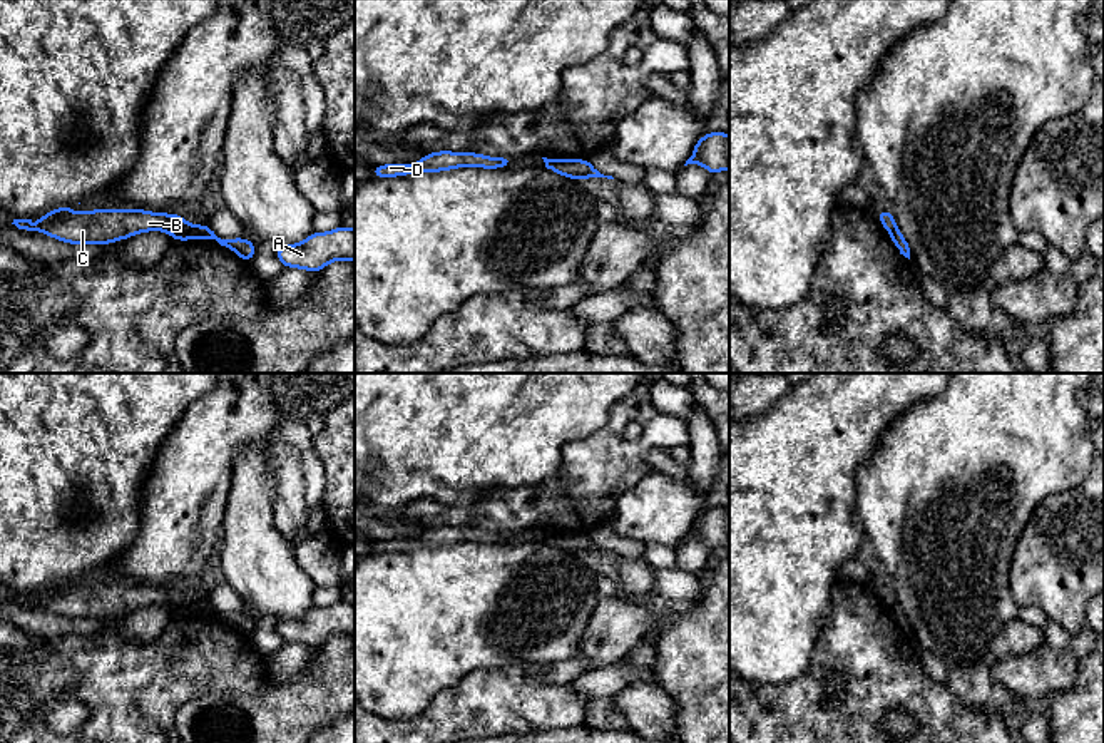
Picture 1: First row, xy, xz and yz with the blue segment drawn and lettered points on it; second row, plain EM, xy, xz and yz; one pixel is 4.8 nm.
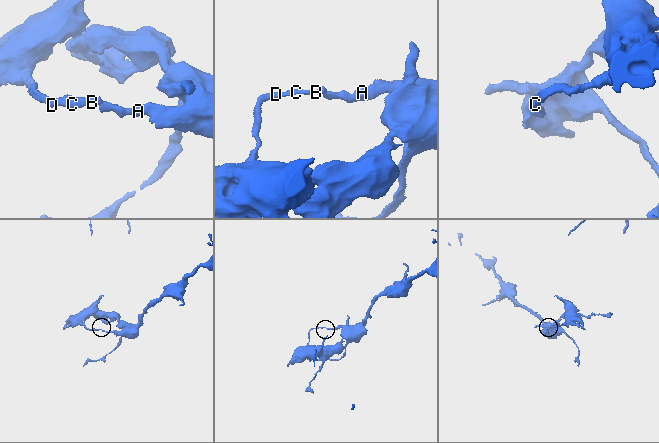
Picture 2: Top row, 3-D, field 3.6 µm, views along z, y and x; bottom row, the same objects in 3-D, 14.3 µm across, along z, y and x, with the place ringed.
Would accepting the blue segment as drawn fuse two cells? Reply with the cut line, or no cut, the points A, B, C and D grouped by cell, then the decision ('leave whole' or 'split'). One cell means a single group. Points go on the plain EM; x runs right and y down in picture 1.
cut in xy along (186, 598), (171, 608); A / B C D; split

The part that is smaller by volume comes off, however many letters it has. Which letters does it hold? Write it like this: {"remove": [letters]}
{"remove": ["B", "C", "D"]}

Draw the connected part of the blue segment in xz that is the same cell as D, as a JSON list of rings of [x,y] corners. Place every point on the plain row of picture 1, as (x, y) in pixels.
[[[440,525],[440,527],[425,529],[422,535],[411,539],[373,541],[371,554],[410,551],[415,547],[438,547],[438,546],[450,546],[455,542],[502,544],[502,542],[510,542],[512,539],[514,539],[514,532],[510,530],[488,532],[475,527]]]

